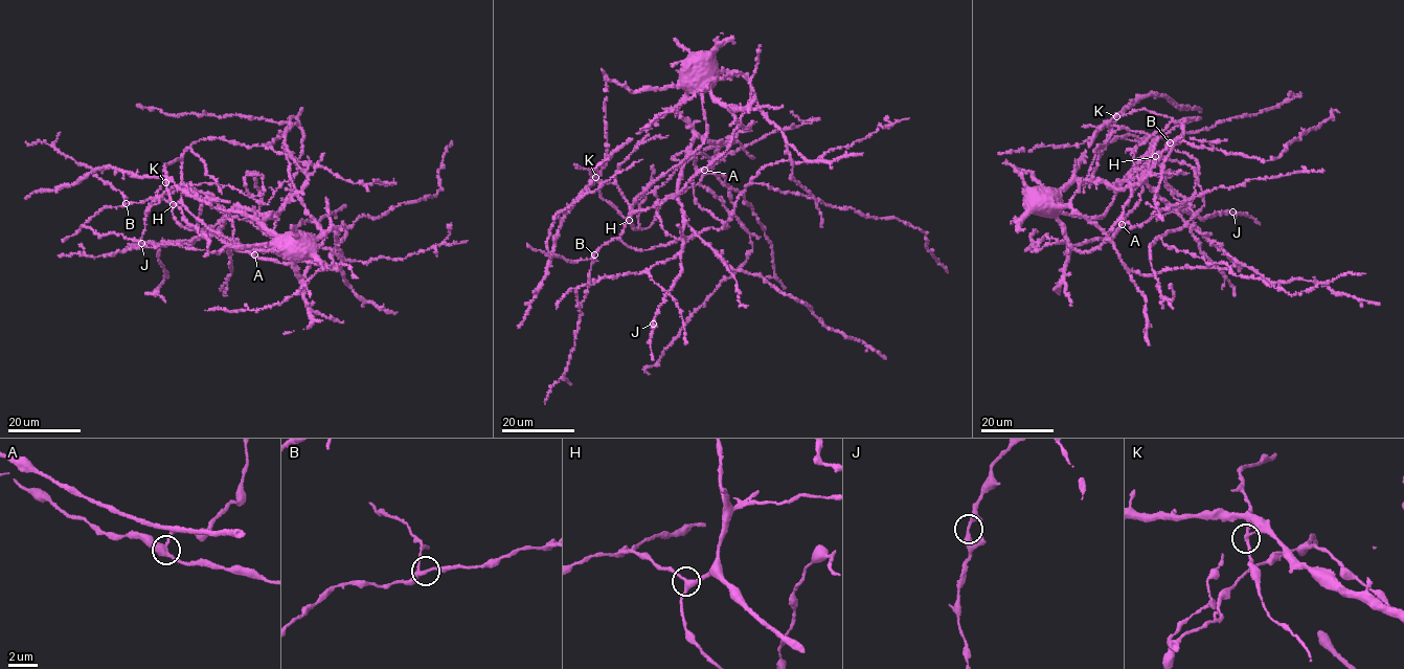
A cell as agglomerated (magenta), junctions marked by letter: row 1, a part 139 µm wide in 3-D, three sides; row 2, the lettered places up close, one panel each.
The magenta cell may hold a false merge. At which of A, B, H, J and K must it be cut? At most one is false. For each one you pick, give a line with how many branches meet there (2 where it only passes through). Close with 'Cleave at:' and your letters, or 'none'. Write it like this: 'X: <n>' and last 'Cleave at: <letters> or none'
Cleave at: none

